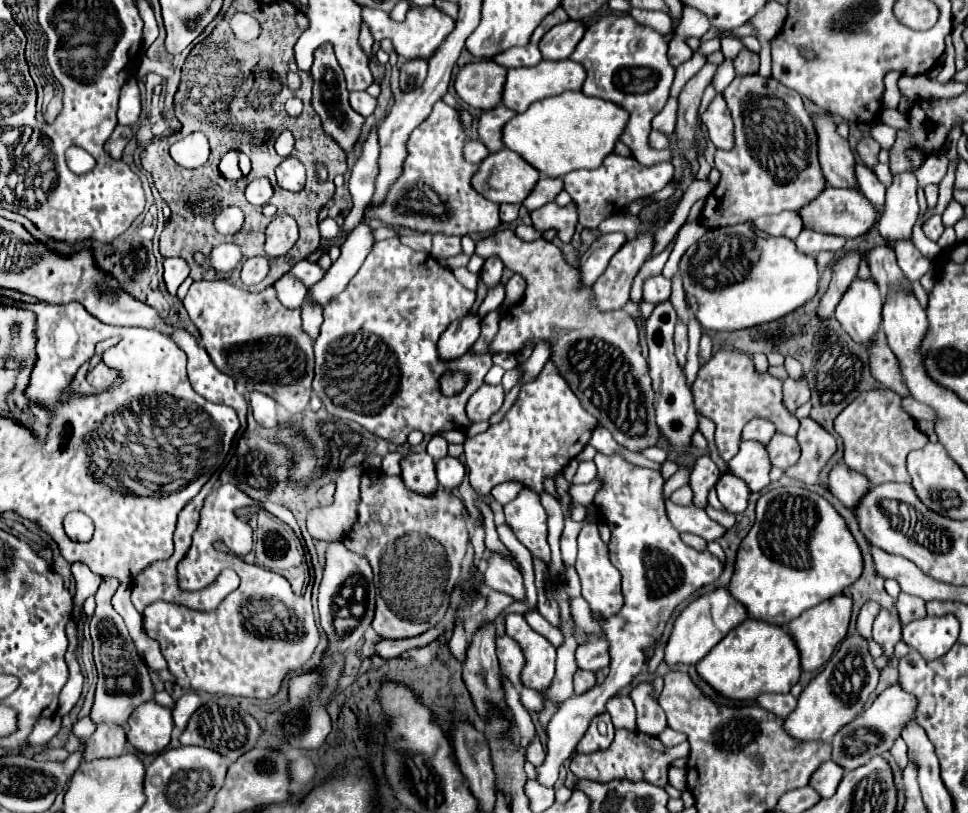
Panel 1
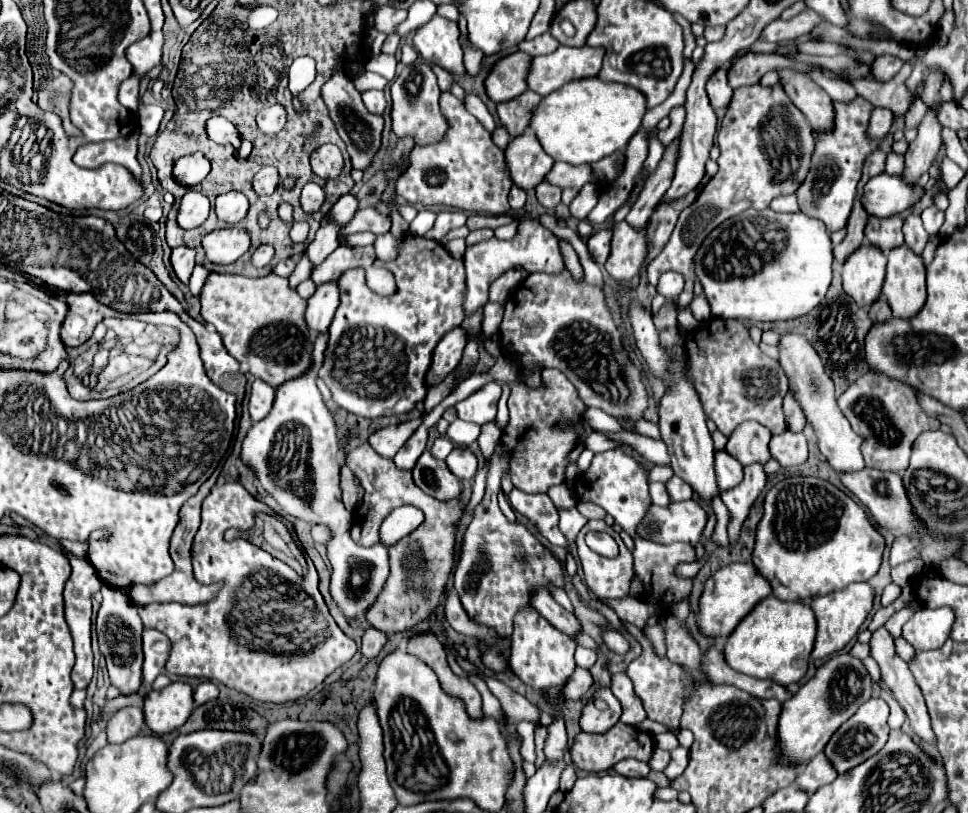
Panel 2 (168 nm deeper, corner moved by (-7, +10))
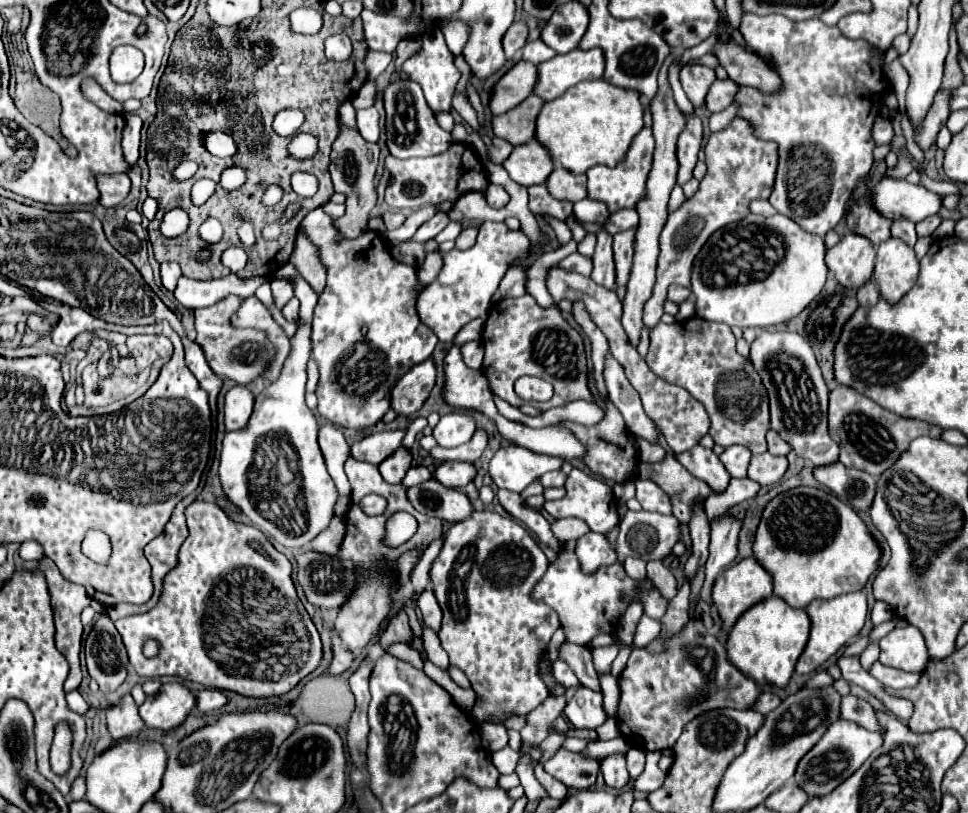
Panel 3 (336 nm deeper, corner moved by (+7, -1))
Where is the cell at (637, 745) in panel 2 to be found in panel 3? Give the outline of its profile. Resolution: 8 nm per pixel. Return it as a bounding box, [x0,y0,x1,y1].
[545,749,601,789]

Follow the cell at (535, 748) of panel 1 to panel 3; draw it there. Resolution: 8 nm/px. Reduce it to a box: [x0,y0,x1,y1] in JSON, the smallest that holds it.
[423,627,449,669]

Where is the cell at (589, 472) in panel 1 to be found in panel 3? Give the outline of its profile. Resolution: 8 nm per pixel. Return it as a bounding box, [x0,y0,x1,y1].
[541,469,567,487]

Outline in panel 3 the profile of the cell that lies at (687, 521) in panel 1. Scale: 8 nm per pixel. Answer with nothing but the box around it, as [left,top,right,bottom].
[617,511,681,561]

